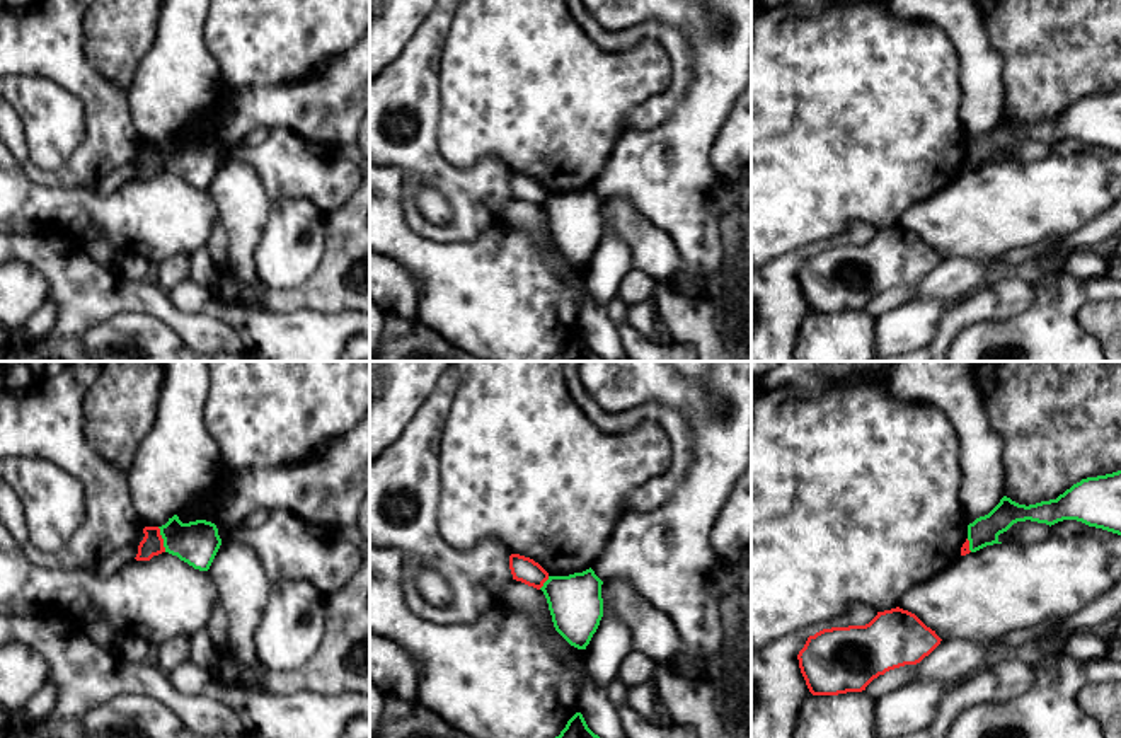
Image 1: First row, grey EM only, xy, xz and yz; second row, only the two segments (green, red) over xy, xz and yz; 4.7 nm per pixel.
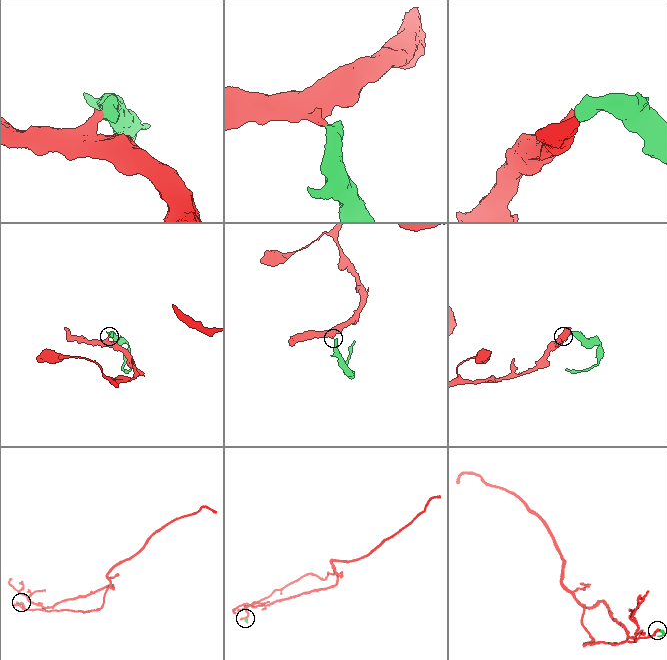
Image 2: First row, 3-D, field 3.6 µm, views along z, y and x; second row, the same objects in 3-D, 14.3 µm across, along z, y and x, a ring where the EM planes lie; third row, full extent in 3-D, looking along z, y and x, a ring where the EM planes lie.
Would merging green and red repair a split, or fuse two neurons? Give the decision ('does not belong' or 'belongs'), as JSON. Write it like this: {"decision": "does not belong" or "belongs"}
{"decision": "does not belong"}

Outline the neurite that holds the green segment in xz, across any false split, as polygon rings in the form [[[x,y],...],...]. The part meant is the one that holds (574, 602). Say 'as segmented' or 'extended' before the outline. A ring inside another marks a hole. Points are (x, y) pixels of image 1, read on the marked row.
as segmented; [[[589,568],[569,576],[549,576],[540,588],[555,631],[578,649],[586,649],[603,617],[601,585]]]

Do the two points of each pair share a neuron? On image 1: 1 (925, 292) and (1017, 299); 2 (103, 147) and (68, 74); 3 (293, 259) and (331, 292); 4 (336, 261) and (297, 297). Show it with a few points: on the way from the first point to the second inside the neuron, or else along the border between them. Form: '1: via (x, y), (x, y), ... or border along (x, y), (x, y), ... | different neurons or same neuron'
1: border along (985, 283), (965, 295) | different neurons
2: via (103, 128), (103, 108), (87, 92) | same neuron
3: border along (322, 236), (321, 263), (298, 285), (275, 288) | different neurons
4: via (329, 271), (307, 294) | same neuron

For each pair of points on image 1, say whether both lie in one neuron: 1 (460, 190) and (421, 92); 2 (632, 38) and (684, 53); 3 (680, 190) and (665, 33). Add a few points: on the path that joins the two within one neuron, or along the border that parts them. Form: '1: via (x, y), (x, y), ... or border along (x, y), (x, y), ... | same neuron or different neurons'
1: via (436, 166), (421, 150), (421, 116) | same neuron
2: via (644, 33), (663, 33), (672, 41) | same neuron
3: border along (692, 74), (673, 115), (641, 132) | different neurons

